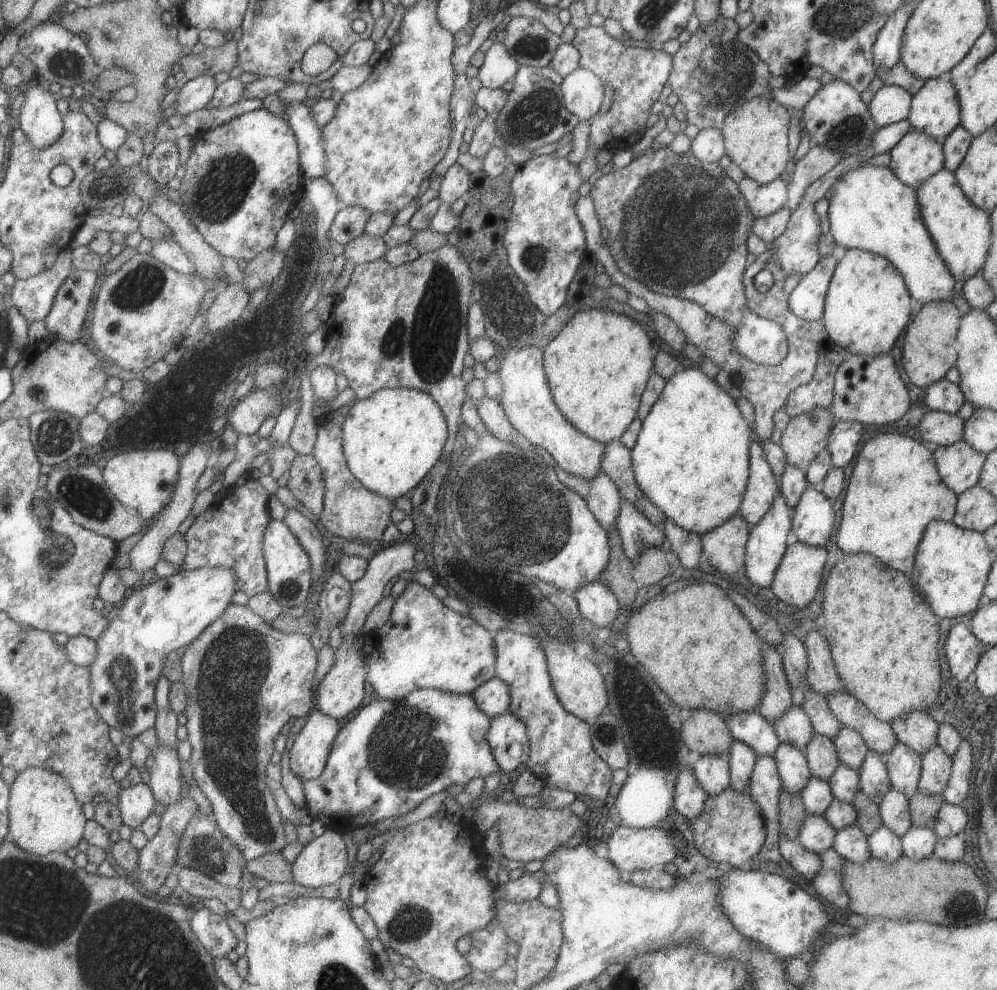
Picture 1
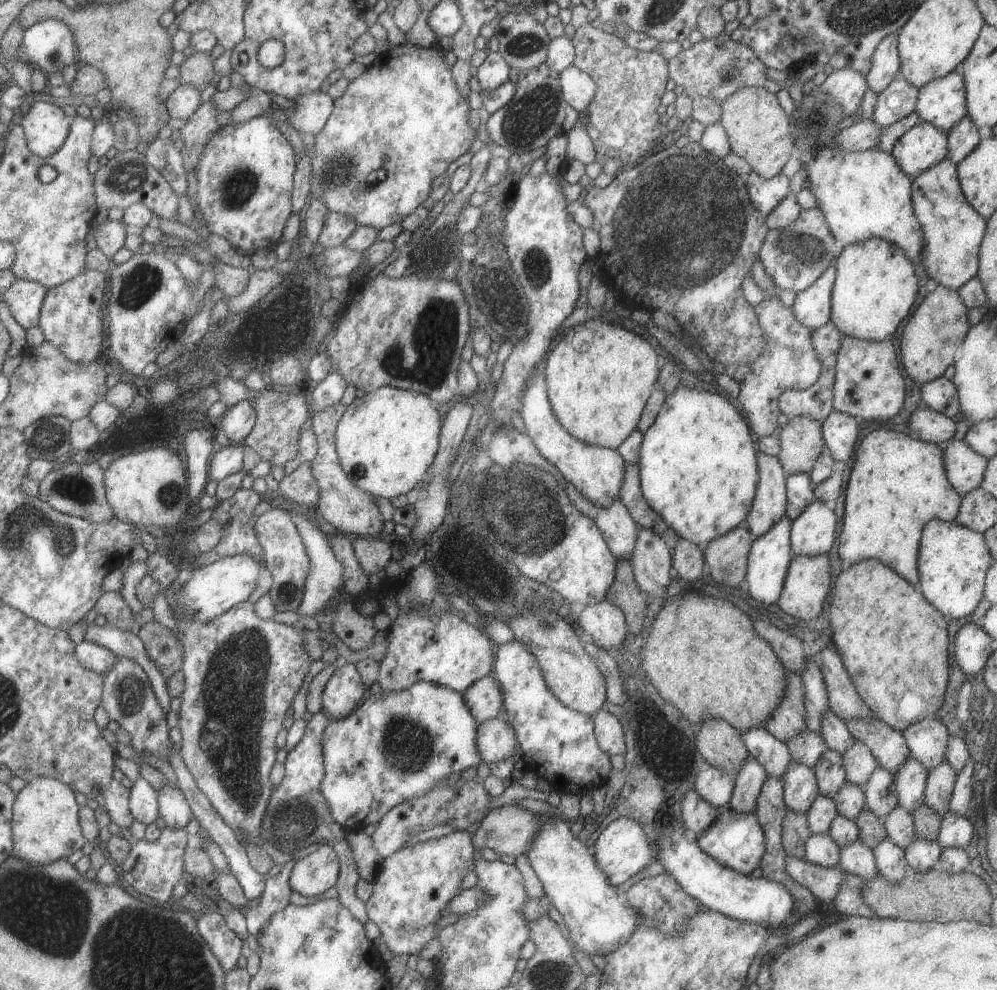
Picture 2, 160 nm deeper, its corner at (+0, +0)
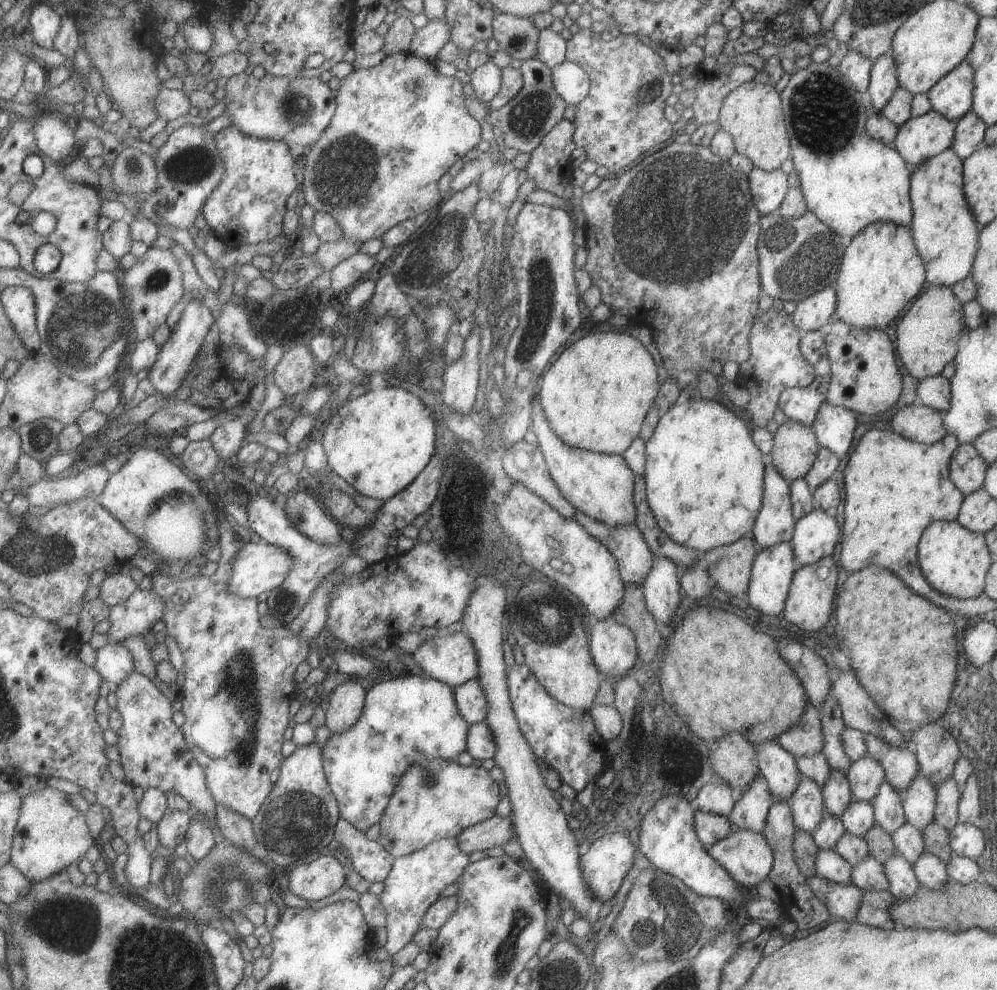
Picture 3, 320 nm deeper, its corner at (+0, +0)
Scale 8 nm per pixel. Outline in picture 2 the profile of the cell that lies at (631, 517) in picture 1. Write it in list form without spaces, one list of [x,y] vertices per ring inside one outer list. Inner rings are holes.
[[[638,528],[629,559],[637,586],[649,598],[663,596],[672,579],[672,554],[666,542],[650,530]]]

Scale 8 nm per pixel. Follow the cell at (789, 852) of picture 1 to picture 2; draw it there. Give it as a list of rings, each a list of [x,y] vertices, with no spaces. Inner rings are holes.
[[[785,857],[787,874],[806,888],[819,902],[831,904],[846,874],[837,867],[820,867],[803,859]]]

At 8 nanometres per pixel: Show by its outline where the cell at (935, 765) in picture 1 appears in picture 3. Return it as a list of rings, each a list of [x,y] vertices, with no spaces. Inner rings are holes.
[[[952,776],[939,782],[935,786],[935,808],[933,808],[933,820],[947,831],[951,830],[955,824],[958,824],[957,806],[959,796],[961,796],[957,784]]]

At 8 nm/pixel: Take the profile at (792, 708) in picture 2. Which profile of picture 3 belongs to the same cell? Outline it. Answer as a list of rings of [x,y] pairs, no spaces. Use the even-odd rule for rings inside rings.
[[[807,702],[799,718],[799,724],[781,732],[775,741],[793,757],[821,752],[823,734],[821,734],[819,711],[813,704]]]

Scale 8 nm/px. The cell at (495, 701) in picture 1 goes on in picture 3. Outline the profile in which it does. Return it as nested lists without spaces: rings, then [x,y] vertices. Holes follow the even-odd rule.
[[[477,678],[467,680],[452,690],[455,707],[468,726],[485,720],[488,710],[487,700]]]

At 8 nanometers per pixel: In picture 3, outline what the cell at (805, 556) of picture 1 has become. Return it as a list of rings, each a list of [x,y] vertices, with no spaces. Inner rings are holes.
[[[825,556],[813,564],[798,566],[791,578],[783,606],[782,614],[785,620],[804,631],[821,630],[827,624],[829,615],[834,608],[836,578],[837,568],[832,556]]]

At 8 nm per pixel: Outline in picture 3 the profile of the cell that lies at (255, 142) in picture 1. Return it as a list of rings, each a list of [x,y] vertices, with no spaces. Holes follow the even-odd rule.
[[[236,125],[226,127],[215,135],[219,154],[225,160],[225,178],[204,207],[209,229],[224,245],[257,244],[279,236],[285,198],[295,188],[293,156],[283,140],[253,138],[243,134]]]

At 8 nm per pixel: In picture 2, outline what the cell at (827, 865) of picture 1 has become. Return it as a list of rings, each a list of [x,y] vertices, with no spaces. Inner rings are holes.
[[[845,873],[845,880],[839,885],[835,900],[832,902],[836,910],[845,916],[873,918],[876,914],[862,899],[862,888],[865,881],[861,877]]]

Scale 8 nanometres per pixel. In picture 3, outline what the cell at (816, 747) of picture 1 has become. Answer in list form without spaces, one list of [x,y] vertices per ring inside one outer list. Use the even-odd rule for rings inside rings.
[[[831,770],[829,778],[823,782],[820,789],[825,811],[830,816],[840,818],[841,812],[847,808],[847,804],[852,800],[845,774],[841,774],[839,770]]]

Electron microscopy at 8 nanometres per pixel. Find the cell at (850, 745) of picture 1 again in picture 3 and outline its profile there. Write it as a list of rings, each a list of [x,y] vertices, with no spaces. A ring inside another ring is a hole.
[[[866,755],[853,760],[845,776],[852,799],[870,802],[884,780],[884,771],[879,762]]]

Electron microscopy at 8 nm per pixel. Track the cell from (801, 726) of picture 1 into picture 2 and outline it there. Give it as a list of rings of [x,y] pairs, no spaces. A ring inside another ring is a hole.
[[[809,729],[793,735],[786,743],[789,754],[797,764],[813,769],[827,748],[825,741]]]

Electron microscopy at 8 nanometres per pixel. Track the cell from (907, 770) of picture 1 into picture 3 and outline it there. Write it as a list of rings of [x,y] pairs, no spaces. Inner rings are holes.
[[[919,770],[911,778],[911,784],[905,790],[905,799],[901,804],[906,822],[919,831],[933,820],[935,789]]]

